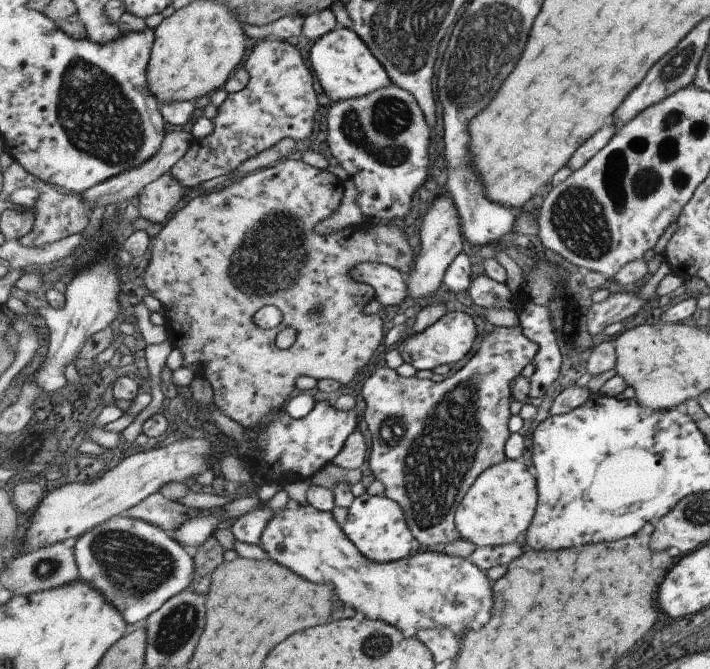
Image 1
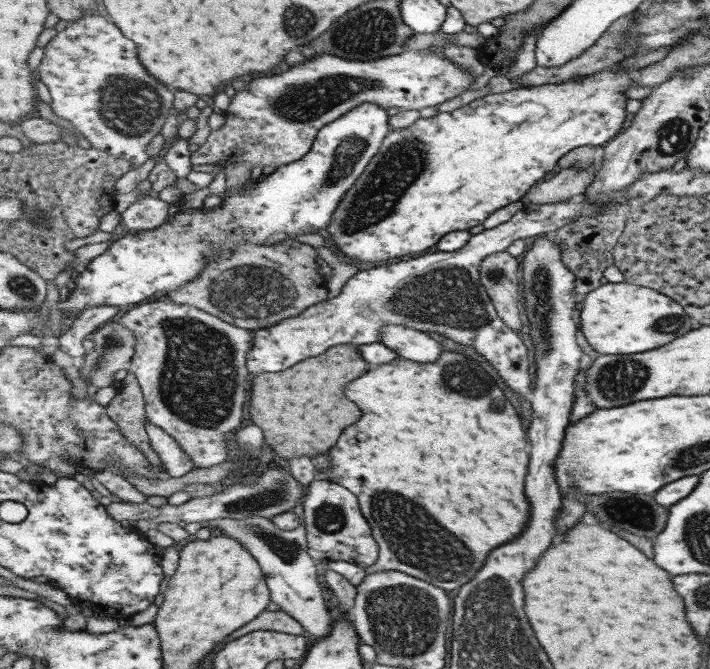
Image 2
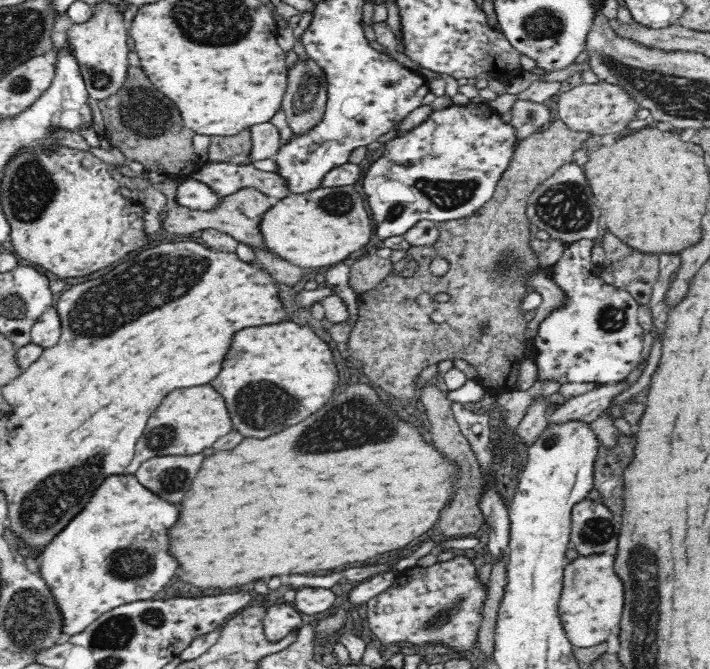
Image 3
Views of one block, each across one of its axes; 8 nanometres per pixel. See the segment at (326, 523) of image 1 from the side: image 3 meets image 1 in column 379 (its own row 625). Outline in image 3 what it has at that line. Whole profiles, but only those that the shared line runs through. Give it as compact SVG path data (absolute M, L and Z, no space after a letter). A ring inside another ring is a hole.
M579 555L567 563L562 584L558 613L566 637L574 648L586 649L606 641L611 635L619 635L625 600L624 585L615 571L615 557Z

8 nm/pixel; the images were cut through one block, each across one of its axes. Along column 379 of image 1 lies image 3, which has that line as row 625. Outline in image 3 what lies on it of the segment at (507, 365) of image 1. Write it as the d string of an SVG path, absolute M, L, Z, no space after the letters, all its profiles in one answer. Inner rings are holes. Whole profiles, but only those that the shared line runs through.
M464 554L425 569L417 564L398 573L390 588L367 601L368 625L381 642L443 644L454 651L469 651L477 642L487 588Z

